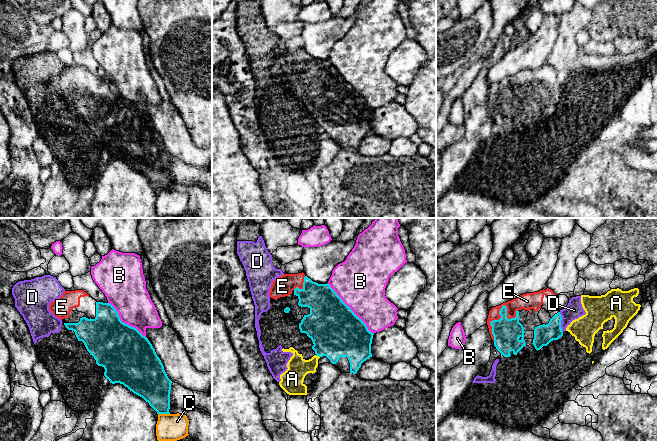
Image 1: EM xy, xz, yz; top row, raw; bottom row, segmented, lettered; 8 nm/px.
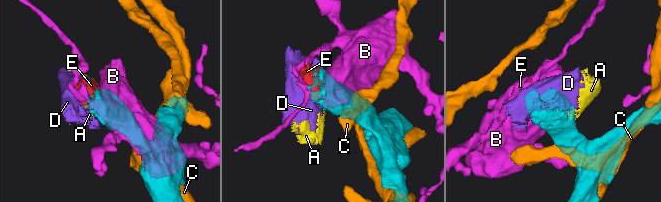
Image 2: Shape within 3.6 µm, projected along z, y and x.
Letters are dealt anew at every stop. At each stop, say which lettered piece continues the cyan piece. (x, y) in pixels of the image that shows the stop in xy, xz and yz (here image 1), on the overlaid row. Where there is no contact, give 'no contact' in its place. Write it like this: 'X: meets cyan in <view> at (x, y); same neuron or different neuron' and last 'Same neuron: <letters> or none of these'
A: meets cyan in xz at (317, 355); different neuron
B: meets cyan in xz at (350, 309); different neuron
C: meets cyan in xy at (164, 413); different neuron
D: meets cyan in yz at (560, 322); different neuron
E: meets cyan in yz at (499, 311); same neuron
Same neuron: E

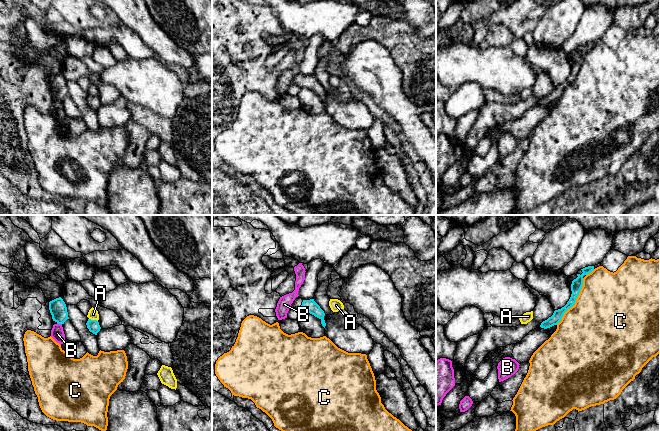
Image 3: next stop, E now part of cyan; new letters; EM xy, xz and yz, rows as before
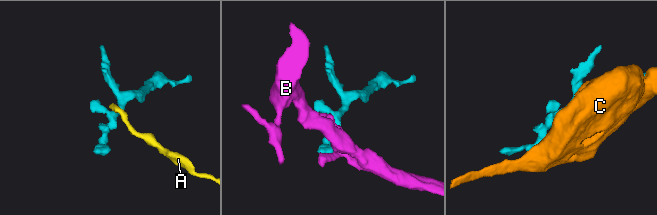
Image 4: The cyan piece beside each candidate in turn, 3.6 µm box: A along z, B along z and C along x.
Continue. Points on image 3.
A: meets cyan in xy at (93, 320); different neuron
B: meets cyan in xy at (59, 323); different neuron
C: meets cyan in yz at (575, 301); different neuron
Same neuron: none of these

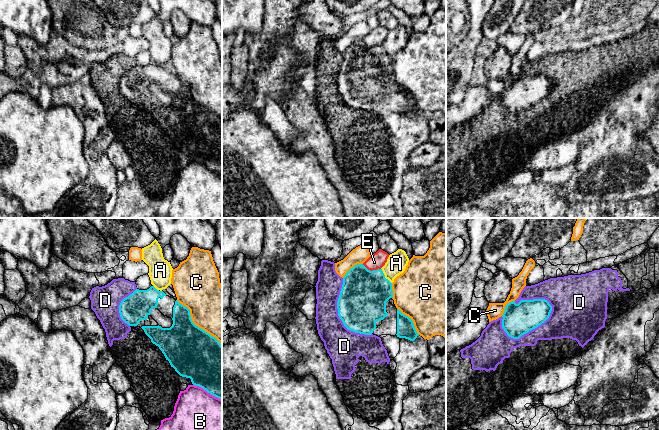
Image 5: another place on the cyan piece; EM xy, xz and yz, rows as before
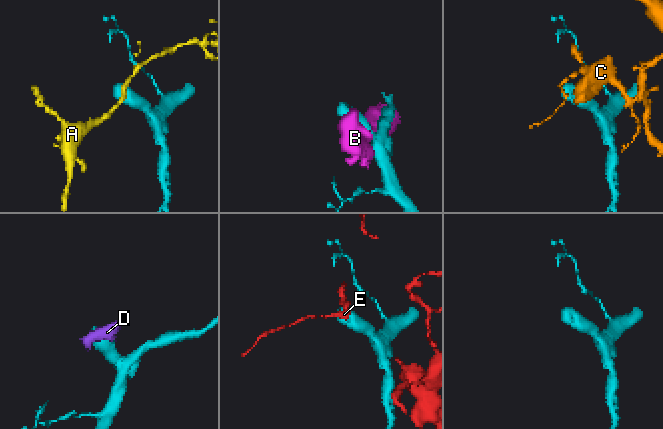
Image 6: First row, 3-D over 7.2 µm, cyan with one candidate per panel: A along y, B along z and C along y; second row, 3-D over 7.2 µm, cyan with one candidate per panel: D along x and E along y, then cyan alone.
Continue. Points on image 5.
A: meets cyan in xz at (384, 276); different neuron
B: meets cyan in xy at (207, 391); different neuron
C: meets cyan in xy at (195, 325); different neuron
D: meets cyan in yz at (529, 330); different neuron
E: meets cyan in xz at (371, 271); different neuron
Same neuron: none of these

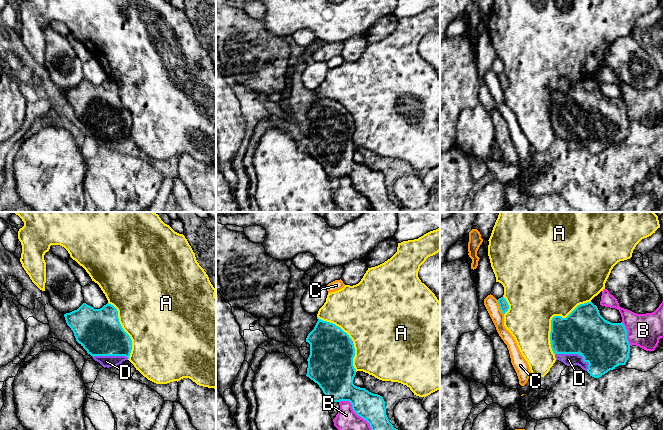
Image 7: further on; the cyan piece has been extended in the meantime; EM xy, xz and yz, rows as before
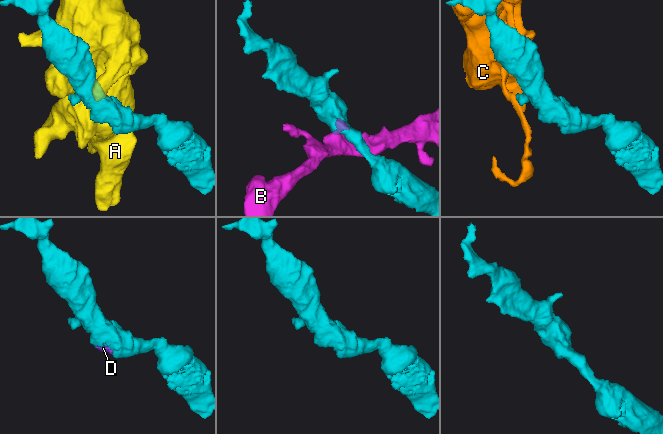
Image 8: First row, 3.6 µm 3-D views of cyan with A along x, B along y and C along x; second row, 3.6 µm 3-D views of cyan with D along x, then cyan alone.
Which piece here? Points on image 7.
A: meets cyan in yz at (553, 317); different neuron
B: meets cyan in xz at (355, 412); different neuron
C: meets cyan in yz at (499, 306); different neuron
D: meets cyan in yz at (575, 353); same neuron
Same neuron: D

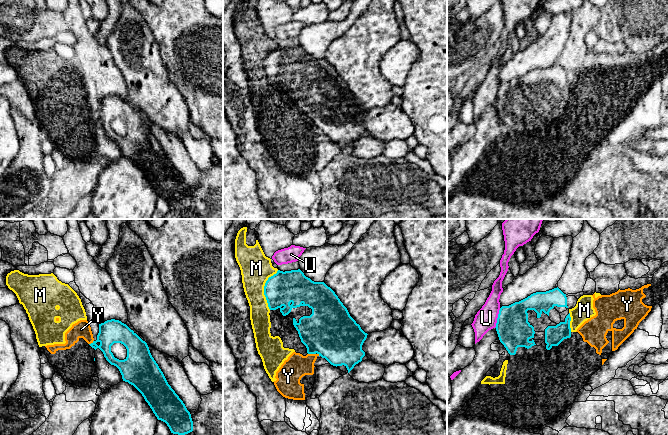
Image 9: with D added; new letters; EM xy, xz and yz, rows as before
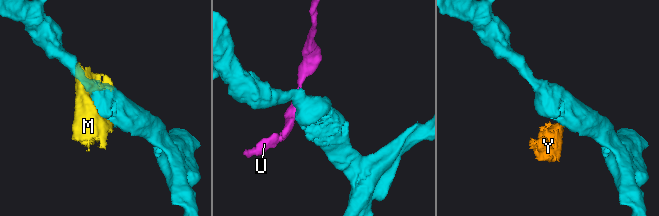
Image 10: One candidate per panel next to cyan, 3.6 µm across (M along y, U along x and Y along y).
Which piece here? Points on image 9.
M: meets cyan in xz at (264, 289); different neuron
U: meets cyan in yz at (497, 318); different neuron
Y: meets cyan in xz at (312, 353); different neuron
Same neuron: none of these

